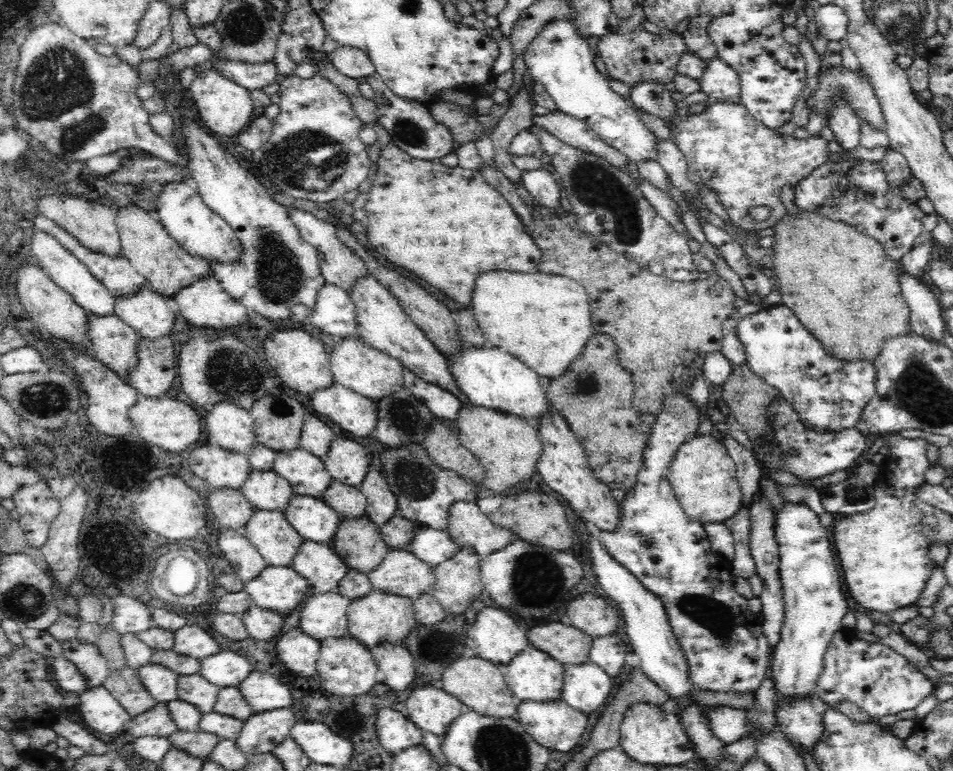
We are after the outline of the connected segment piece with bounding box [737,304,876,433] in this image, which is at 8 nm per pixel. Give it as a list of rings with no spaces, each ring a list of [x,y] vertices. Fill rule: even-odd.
[[[784,304],[765,306],[753,315],[740,318],[737,337],[745,347],[747,365],[766,384],[789,400],[800,422],[816,432],[838,432],[852,428],[861,419],[863,408],[875,395],[876,369],[872,360],[838,360],[825,351],[823,344],[808,332],[800,319]]]

